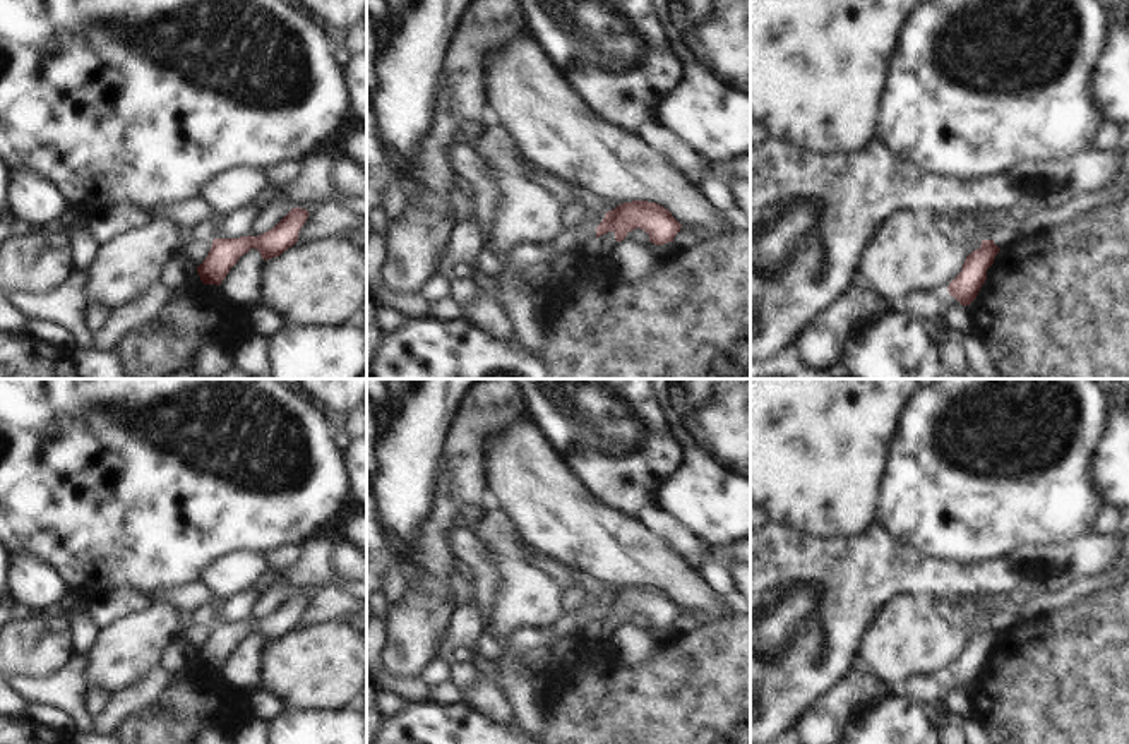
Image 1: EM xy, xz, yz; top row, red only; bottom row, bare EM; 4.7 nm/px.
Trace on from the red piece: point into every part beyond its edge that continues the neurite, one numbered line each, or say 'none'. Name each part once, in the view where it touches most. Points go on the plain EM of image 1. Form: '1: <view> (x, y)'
none

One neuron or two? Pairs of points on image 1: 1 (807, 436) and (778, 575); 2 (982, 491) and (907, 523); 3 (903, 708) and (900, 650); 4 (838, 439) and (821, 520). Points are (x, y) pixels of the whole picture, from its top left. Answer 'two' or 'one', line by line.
1: two
2: one
3: two
4: one

